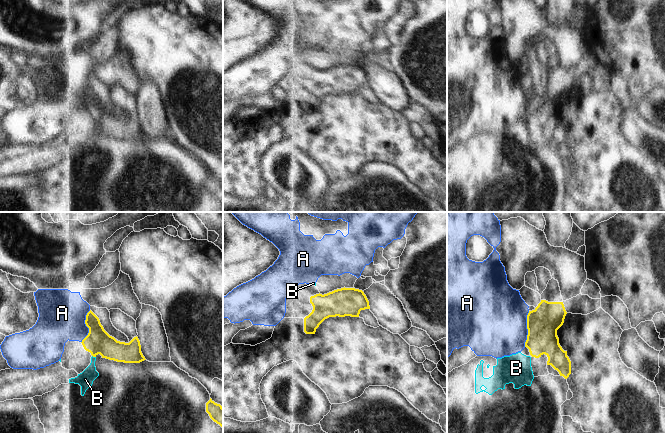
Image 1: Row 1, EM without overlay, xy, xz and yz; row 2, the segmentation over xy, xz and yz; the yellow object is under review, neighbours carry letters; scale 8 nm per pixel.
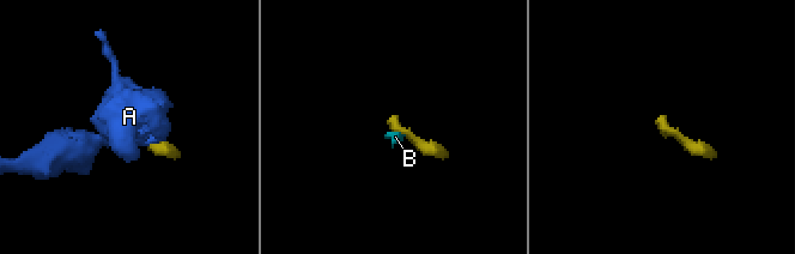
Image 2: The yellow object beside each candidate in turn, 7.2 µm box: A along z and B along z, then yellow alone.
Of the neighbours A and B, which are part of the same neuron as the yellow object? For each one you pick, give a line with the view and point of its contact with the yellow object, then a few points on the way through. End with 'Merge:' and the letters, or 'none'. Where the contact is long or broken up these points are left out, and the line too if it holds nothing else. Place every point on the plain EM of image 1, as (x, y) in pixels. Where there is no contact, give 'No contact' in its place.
Merge: none

